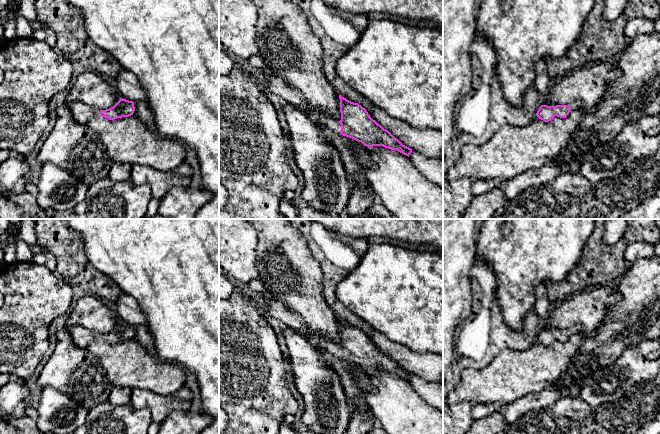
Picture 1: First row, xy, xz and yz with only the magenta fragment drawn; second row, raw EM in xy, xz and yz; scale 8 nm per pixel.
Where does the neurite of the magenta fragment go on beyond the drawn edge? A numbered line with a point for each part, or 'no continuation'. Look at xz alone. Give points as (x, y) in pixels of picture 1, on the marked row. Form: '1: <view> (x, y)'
1: xz (334, 126)

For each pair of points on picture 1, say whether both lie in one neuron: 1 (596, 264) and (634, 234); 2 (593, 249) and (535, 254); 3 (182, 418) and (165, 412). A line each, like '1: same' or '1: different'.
1: same
2: different
3: same

